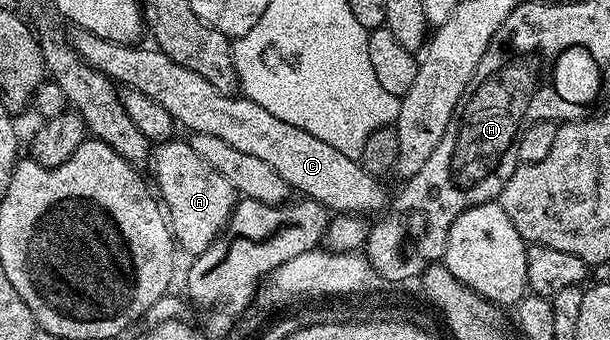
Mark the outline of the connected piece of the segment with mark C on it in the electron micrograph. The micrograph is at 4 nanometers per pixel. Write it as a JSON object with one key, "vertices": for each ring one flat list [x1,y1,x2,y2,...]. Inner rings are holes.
{"vertices":[[74,29,72,33,71,45,87,65,94,66,100,74,106,74,118,87,143,92,143,96,155,100,155,104,162,108,167,108,178,127,186,126,186,131,195,134,216,136,218,140,231,144,231,148,243,152,246,156,255,156,258,160,263,160,263,164,271,164,271,168,275,168,277,175,289,185,290,191,297,193,298,190,298,195,310,198,312,202,318,202,326,210,337,214,369,216,372,210,381,212,386,209,387,194,385,198,382,183,371,177,358,159,343,156,339,148,331,148,331,144,319,140,319,136,311,136,311,132,295,128,295,124,287,124,287,120,279,120,279,116,271,116,267,108,259,108,259,104,255,104,250,98,224,94,211,88,211,84,207,84,203,76,191,72,191,68,183,68,183,64,175,64,175,60,171,60,171,56,167,56,162,50,144,50,141,44,115,44,111,40,103,40,103,36,95,36,95,32,86,30]]}

